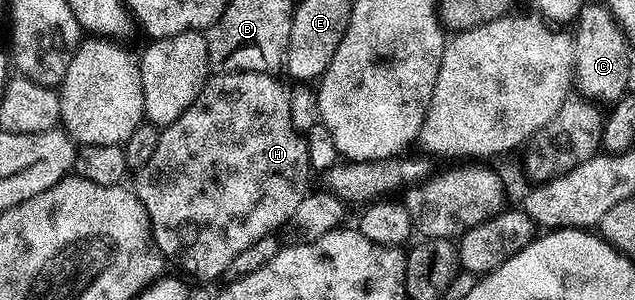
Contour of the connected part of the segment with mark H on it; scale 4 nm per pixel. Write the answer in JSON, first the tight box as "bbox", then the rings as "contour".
{"bbox":[131,73,311,283],"contour":[[[218,73],[210,76],[203,91],[199,91],[199,99],[195,99],[195,103],[191,103],[191,107],[187,107],[187,111],[183,111],[183,115],[179,115],[175,123],[160,130],[159,144],[155,146],[151,159],[147,159],[147,163],[143,163],[143,167],[139,167],[132,174],[131,188],[149,216],[149,232],[153,234],[154,245],[166,262],[174,261],[183,272],[198,277],[198,282],[209,283],[207,281],[213,281],[216,277],[226,276],[235,255],[240,255],[247,247],[251,247],[255,239],[276,234],[292,219],[295,207],[298,207],[300,200],[310,192],[311,170],[307,159],[307,143],[300,132],[296,133],[293,130],[293,117],[289,114],[289,97],[275,78],[276,76],[267,73]]]}

